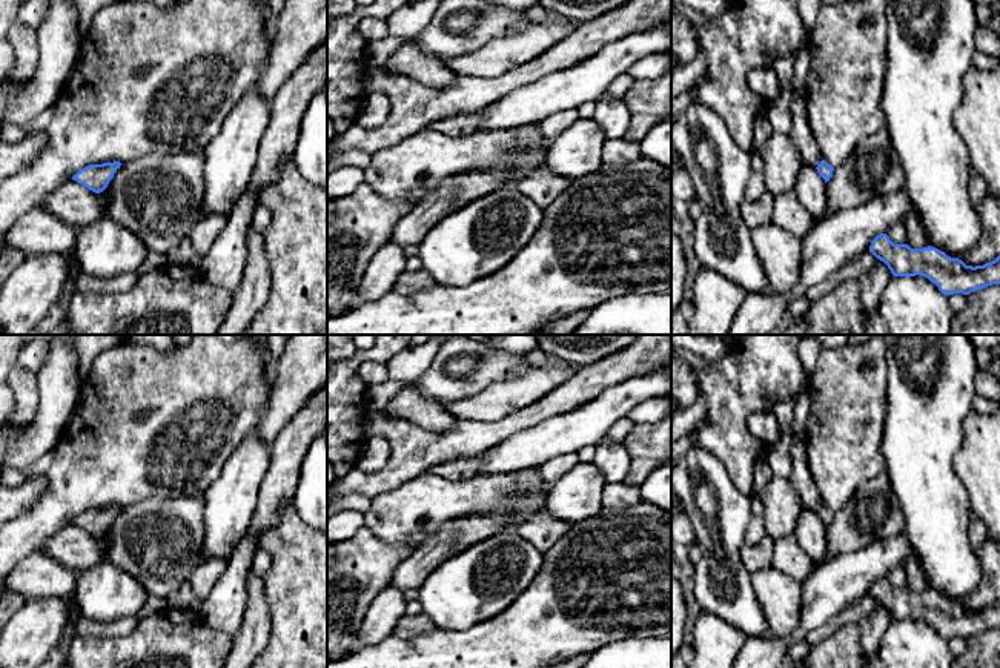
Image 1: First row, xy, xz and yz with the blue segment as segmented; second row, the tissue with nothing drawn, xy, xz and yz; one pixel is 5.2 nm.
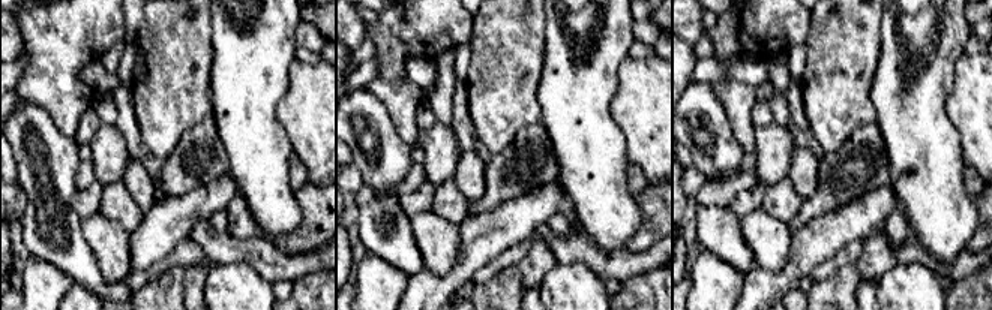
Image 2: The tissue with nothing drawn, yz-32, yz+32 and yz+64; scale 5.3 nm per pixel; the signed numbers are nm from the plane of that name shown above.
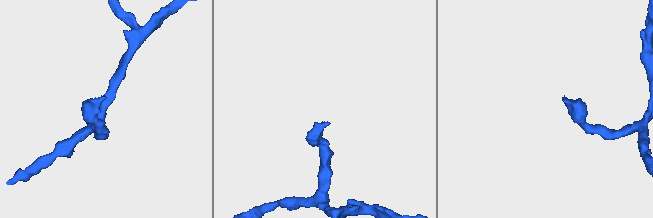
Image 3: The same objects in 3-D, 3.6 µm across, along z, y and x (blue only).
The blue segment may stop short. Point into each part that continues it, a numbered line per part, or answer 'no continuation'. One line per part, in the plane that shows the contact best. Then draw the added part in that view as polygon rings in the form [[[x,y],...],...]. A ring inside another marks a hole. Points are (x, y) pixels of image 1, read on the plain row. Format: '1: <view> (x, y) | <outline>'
1: yz (801, 478) | [[[793,436],[790,456],[793,459],[793,471],[788,479],[800,498],[802,508],[817,511],[823,501],[808,468],[806,444],[803,436]]]

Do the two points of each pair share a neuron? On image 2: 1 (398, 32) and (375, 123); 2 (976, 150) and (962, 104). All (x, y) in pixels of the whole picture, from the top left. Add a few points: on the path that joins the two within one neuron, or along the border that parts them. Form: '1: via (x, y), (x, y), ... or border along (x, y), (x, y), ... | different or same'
1: border along (363, 86), (384, 105), (396, 132) | different
2: via (971, 138), (971, 116) | same

